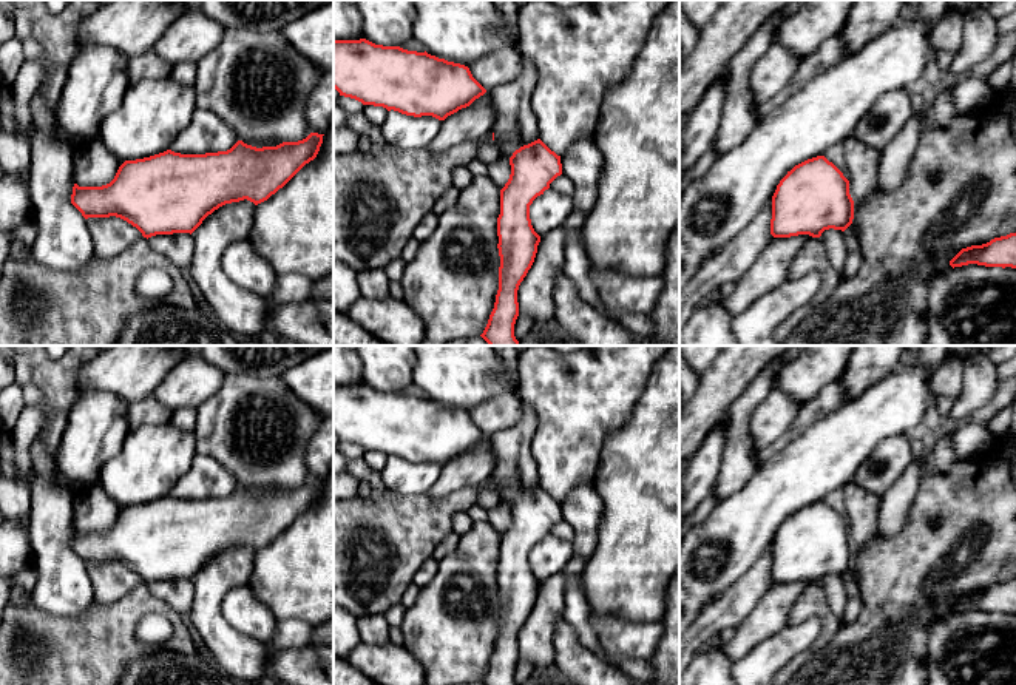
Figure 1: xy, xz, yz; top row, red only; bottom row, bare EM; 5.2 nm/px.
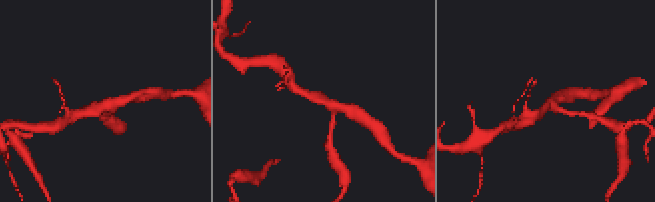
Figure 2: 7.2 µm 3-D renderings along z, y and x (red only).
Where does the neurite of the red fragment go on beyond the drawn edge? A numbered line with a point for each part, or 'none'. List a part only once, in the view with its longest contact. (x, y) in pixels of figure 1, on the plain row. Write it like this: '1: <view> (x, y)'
none

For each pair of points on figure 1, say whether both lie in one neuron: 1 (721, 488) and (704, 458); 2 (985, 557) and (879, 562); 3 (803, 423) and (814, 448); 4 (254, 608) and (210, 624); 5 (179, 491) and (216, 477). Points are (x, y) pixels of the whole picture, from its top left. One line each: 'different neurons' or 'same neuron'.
1: different neurons
2: same neuron
3: different neurons
4: different neurons
5: same neuron

